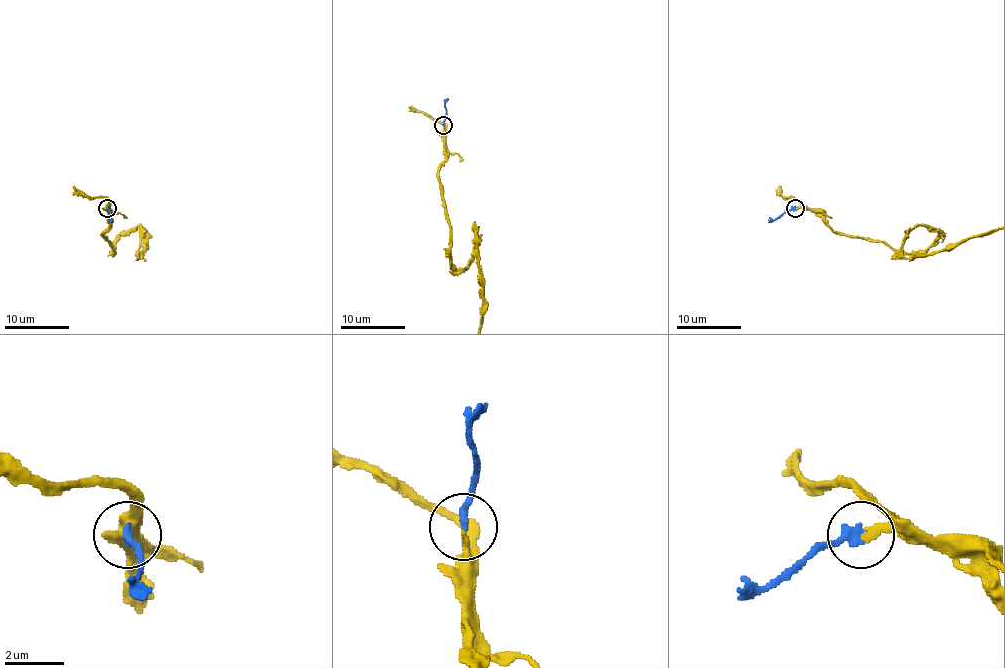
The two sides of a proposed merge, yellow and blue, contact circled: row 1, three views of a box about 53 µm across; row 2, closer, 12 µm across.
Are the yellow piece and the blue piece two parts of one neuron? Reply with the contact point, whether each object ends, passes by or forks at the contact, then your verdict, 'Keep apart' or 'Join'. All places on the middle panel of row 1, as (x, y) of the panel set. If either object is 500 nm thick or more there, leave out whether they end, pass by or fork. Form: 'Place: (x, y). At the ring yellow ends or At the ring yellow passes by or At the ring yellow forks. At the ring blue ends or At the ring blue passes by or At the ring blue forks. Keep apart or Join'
Place: (443, 125). At the ring yellow ends. At the ring blue ends. Join

